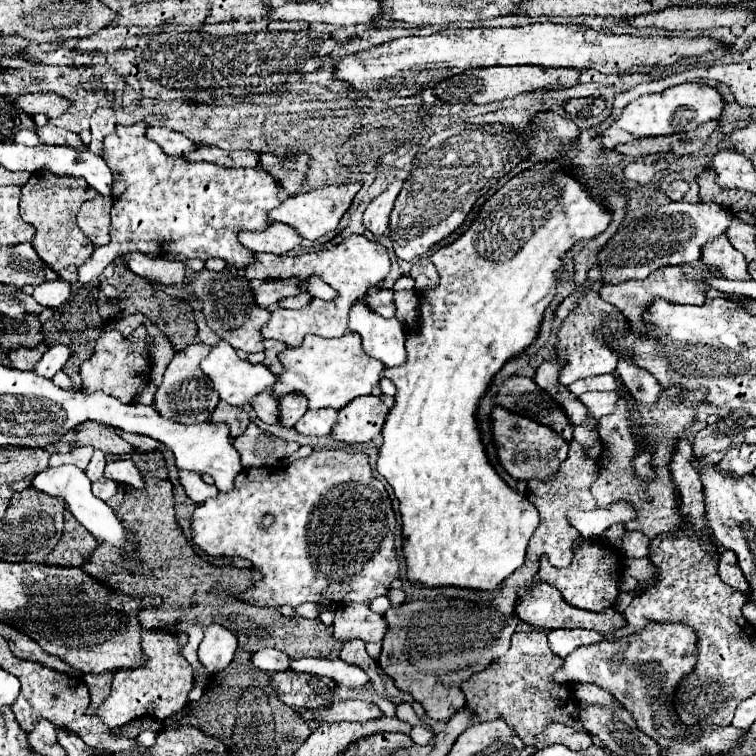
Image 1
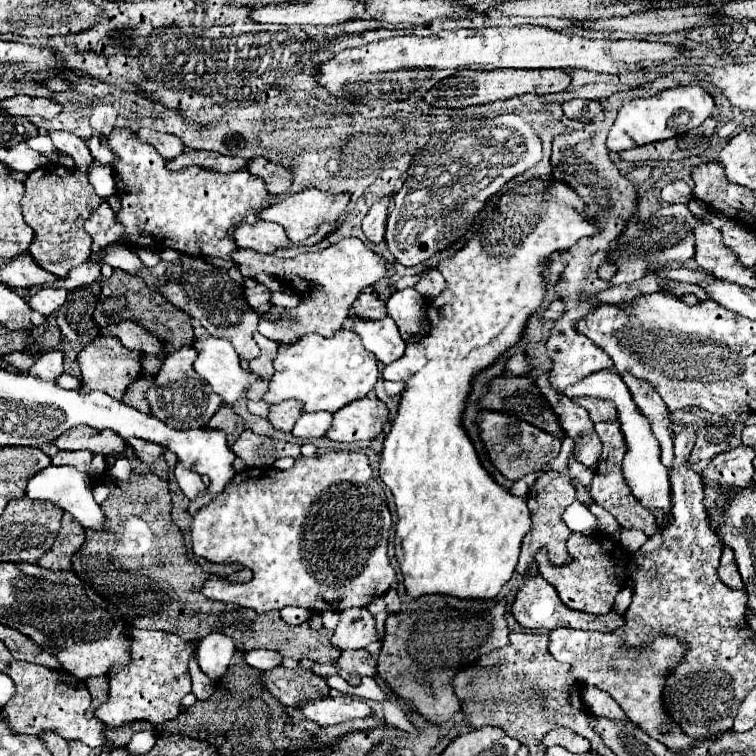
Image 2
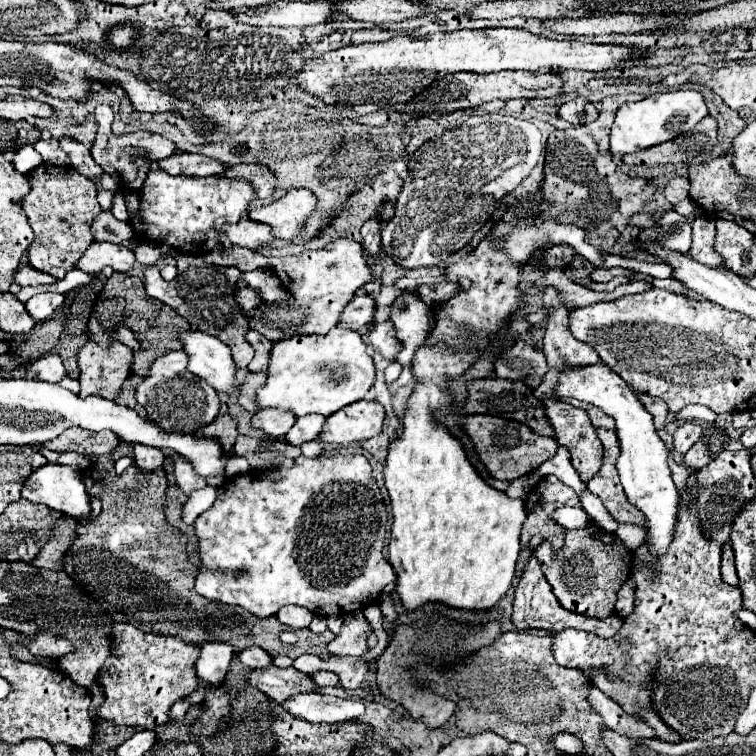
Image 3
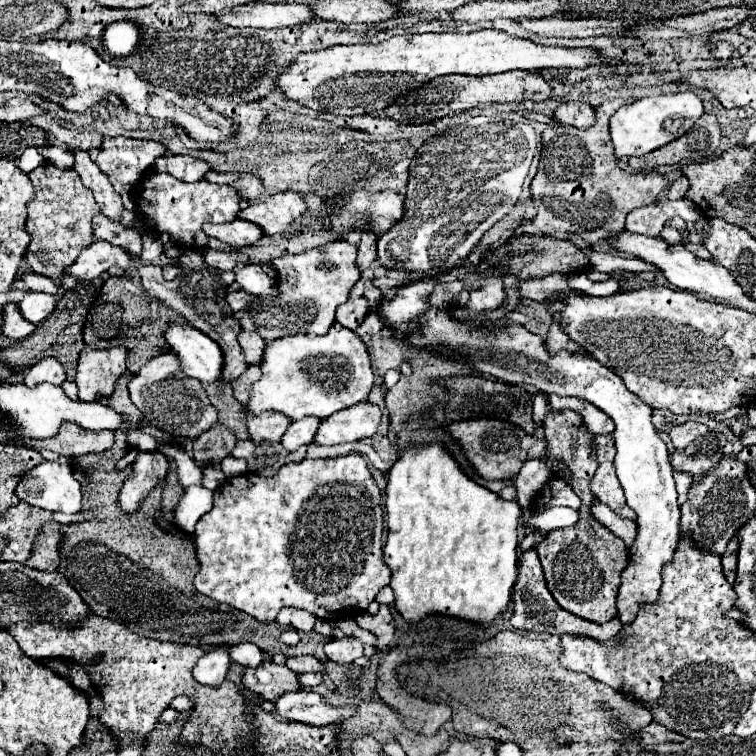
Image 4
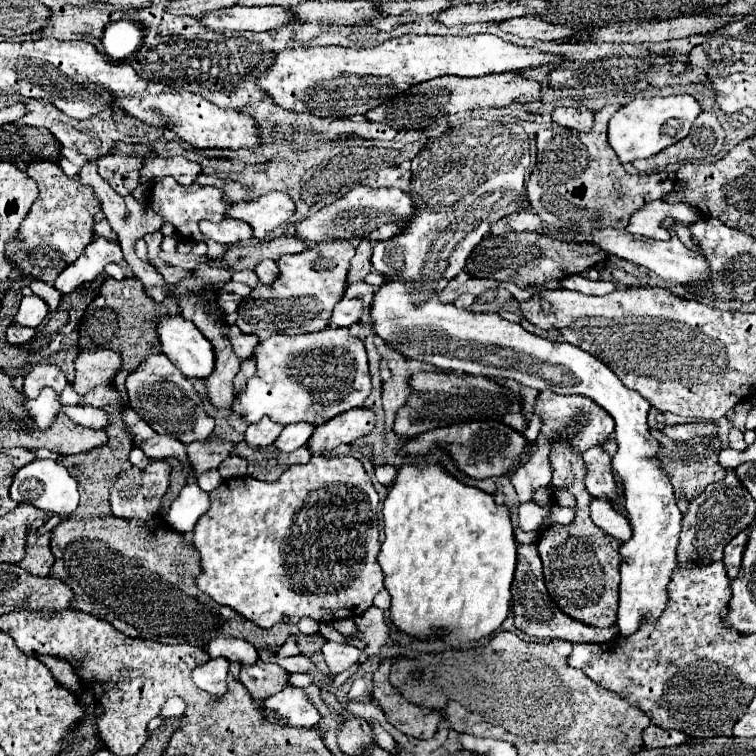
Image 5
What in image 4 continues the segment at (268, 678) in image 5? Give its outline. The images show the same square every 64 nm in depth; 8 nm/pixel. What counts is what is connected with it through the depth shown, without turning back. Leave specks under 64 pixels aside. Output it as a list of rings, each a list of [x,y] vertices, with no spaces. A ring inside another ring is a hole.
[[[262,662],[258,668],[246,668],[242,676],[242,684],[250,692],[270,702],[278,700],[282,692],[300,690],[298,674],[290,672],[286,666],[280,666],[276,662]]]

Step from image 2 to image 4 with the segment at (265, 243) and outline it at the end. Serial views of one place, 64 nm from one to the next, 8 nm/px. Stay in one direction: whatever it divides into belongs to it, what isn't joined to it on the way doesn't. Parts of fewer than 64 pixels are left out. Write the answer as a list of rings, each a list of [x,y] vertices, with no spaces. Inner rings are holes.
[[[238,218],[228,222],[228,224],[210,224],[210,222],[206,222],[202,226],[202,230],[210,238],[218,238],[218,240],[226,242],[228,246],[234,246],[234,248],[250,246],[250,244],[254,244],[262,238],[262,230],[256,224],[250,224],[250,222],[238,220]]]

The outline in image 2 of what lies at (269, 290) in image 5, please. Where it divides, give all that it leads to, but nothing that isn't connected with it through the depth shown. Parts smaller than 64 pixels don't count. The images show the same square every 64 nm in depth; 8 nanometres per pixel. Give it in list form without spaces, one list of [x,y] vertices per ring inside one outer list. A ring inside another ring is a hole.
[[[344,238],[336,244],[332,244],[326,250],[318,252],[304,252],[295,258],[278,258],[274,254],[260,254],[254,250],[244,250],[236,248],[230,258],[242,272],[242,276],[250,278],[258,272],[266,272],[272,276],[278,276],[282,284],[292,288],[294,292],[300,292],[300,280],[306,280],[316,286],[314,298],[302,298],[300,306],[296,308],[270,308],[268,312],[262,314],[262,320],[258,324],[258,332],[266,338],[272,338],[274,342],[288,344],[294,342],[296,338],[302,338],[308,332],[316,332],[322,336],[332,336],[338,332],[348,318],[348,308],[350,304],[358,298],[358,294],[378,282],[382,276],[386,276],[386,264],[384,260],[374,254],[362,240],[358,238]]]

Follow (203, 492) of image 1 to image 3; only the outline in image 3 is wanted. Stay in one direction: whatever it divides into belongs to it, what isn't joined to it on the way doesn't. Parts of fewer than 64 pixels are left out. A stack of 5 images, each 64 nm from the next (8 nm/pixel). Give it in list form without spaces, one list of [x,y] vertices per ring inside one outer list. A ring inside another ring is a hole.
[[[174,452],[174,454],[170,454],[170,458],[172,458],[174,464],[176,464],[176,484],[180,486],[180,490],[182,490],[184,494],[190,494],[192,490],[206,486],[204,476],[196,474],[194,468],[192,468],[192,464],[190,464],[184,456],[180,456],[180,454]]]

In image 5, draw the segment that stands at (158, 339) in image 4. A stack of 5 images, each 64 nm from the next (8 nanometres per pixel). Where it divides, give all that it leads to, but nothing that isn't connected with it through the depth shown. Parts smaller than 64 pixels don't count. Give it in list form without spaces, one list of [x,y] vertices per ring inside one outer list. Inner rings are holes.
[[[106,278],[98,298],[92,300],[92,304],[86,308],[84,316],[80,318],[78,326],[78,348],[80,350],[98,350],[108,348],[122,356],[122,368],[124,372],[132,372],[134,366],[138,366],[146,356],[158,354],[158,338],[154,332],[154,316],[174,314],[178,312],[178,304],[174,298],[168,298],[164,302],[154,302],[146,292],[140,280],[136,278],[124,278],[124,280],[112,280]]]

